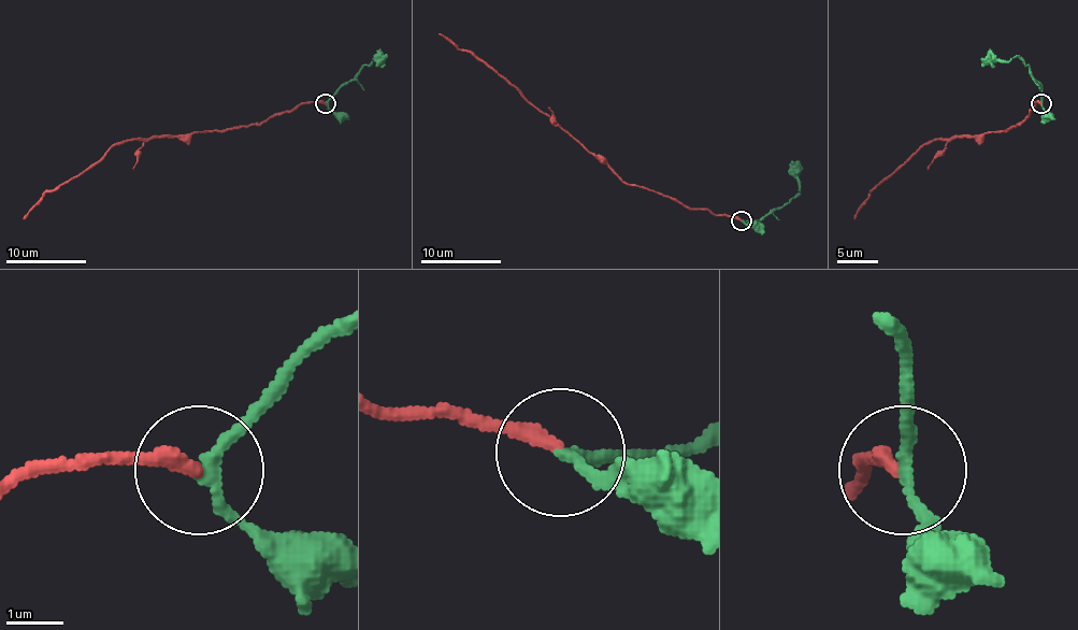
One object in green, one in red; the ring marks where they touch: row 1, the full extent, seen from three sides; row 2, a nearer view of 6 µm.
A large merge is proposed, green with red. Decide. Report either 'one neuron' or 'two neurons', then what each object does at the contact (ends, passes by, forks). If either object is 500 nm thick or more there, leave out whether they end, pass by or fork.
one neuron; green passes by; red ends

